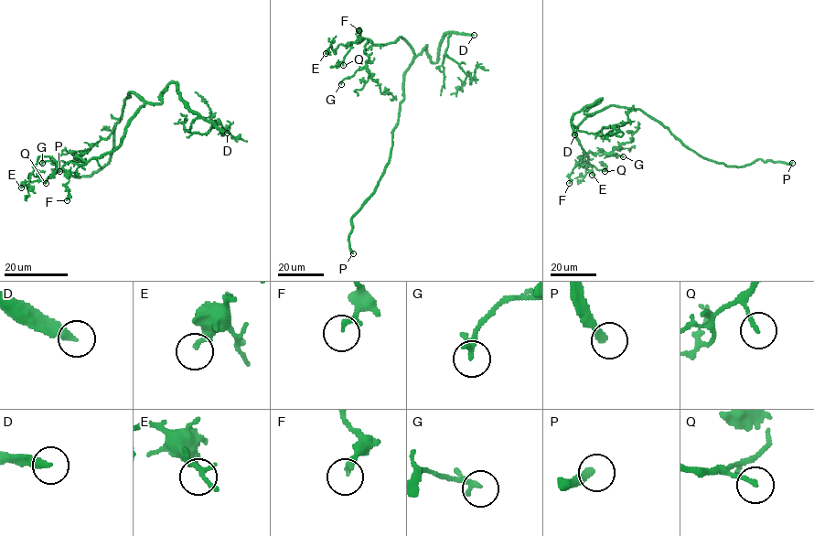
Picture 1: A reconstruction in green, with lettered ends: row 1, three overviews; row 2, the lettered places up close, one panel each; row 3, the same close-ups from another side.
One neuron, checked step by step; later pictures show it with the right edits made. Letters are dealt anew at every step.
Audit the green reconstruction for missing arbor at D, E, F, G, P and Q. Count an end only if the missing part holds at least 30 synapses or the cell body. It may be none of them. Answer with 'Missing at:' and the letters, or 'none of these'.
Missing at: D, P, Q

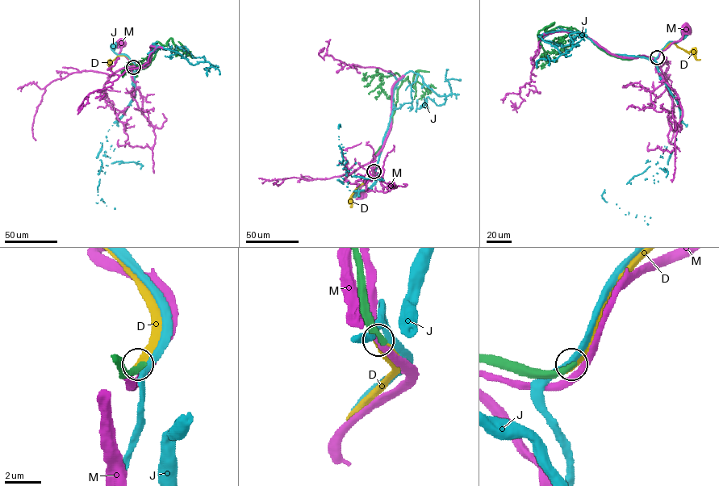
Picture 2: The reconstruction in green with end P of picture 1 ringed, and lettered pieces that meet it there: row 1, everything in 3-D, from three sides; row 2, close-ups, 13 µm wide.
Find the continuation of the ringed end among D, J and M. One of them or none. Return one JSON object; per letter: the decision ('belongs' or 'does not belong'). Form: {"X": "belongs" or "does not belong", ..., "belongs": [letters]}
{"D": "belongs", "J": "does not belong", "M": "does not belong", "belongs": ["D"]}

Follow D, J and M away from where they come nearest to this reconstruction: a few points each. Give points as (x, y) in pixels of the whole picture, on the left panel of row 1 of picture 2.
D: (133, 68), (134, 64), (125, 56), (118, 56), (110, 63)
J: (133, 68), (133, 62), (127, 56), (117, 55), (113, 47)
M: (133, 68), (135, 64), (119, 53), (121, 42)

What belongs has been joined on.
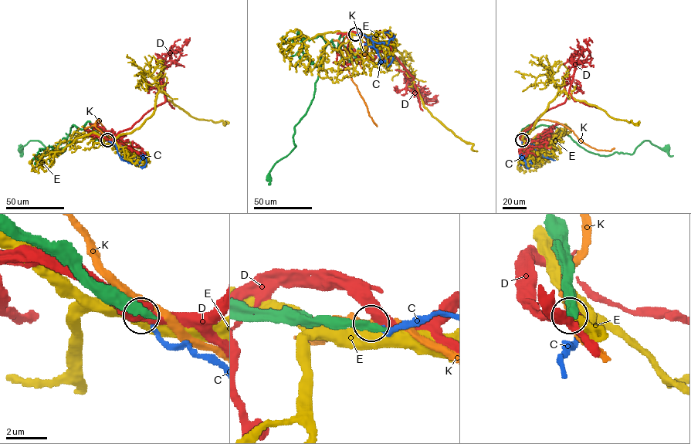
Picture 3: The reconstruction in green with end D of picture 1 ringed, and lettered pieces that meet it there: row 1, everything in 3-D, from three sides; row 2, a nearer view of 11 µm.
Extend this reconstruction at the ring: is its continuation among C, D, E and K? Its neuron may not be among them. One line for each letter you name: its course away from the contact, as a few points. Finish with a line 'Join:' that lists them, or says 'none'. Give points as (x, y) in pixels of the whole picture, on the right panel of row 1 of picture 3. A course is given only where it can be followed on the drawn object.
Join: none

